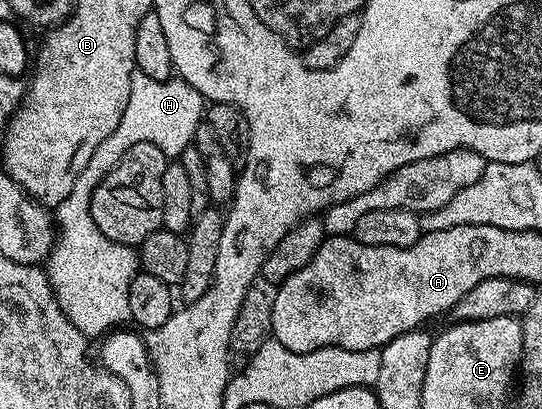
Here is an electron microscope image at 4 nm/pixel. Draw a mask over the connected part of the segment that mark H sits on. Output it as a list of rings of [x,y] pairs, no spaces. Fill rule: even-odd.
[[[139,71],[133,72],[130,79],[130,99],[126,103],[126,111],[122,111],[122,120],[118,123],[118,127],[114,127],[114,131],[110,131],[110,135],[106,135],[102,143],[98,143],[98,151],[90,155],[90,163],[86,163],[78,179],[74,179],[74,191],[70,191],[70,195],[66,195],[66,199],[62,199],[62,203],[55,206],[54,224],[58,232],[56,243],[52,246],[52,254],[48,256],[46,262],[46,272],[62,311],[70,319],[70,323],[74,323],[74,327],[78,327],[78,331],[82,331],[85,337],[99,338],[113,327],[119,326],[121,324],[119,321],[129,320],[130,283],[138,272],[137,250],[130,245],[114,243],[106,239],[102,231],[98,231],[98,223],[94,223],[90,215],[90,199],[93,191],[98,187],[98,183],[102,183],[105,175],[120,162],[122,155],[126,155],[126,151],[134,147],[134,143],[154,143],[163,153],[179,154],[195,142],[196,132],[205,117],[206,99],[190,83],[179,79],[159,81],[150,79],[150,75],[142,75]]]

